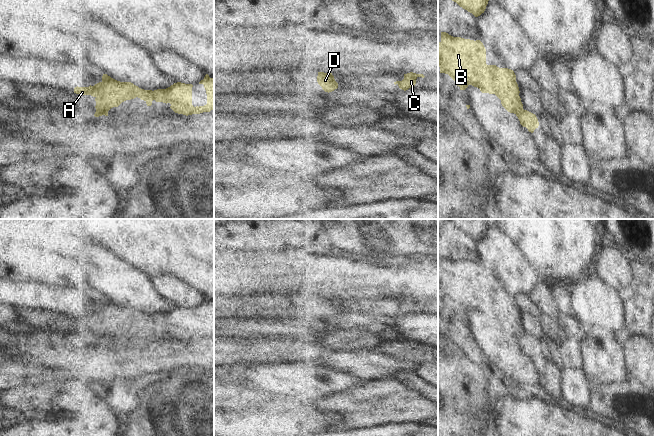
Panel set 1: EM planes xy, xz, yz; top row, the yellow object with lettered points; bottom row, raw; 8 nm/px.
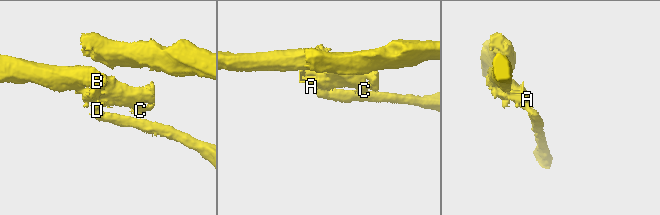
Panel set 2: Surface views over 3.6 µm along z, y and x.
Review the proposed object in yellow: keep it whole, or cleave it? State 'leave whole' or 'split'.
split

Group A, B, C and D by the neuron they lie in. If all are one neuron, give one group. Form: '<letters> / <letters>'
A B C / D

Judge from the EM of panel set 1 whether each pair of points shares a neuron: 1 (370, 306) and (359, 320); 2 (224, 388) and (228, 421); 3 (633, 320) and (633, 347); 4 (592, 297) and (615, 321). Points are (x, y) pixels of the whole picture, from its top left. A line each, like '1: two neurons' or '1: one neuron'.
1: two neurons
2: two neurons
3: two neurons
4: one neuron

